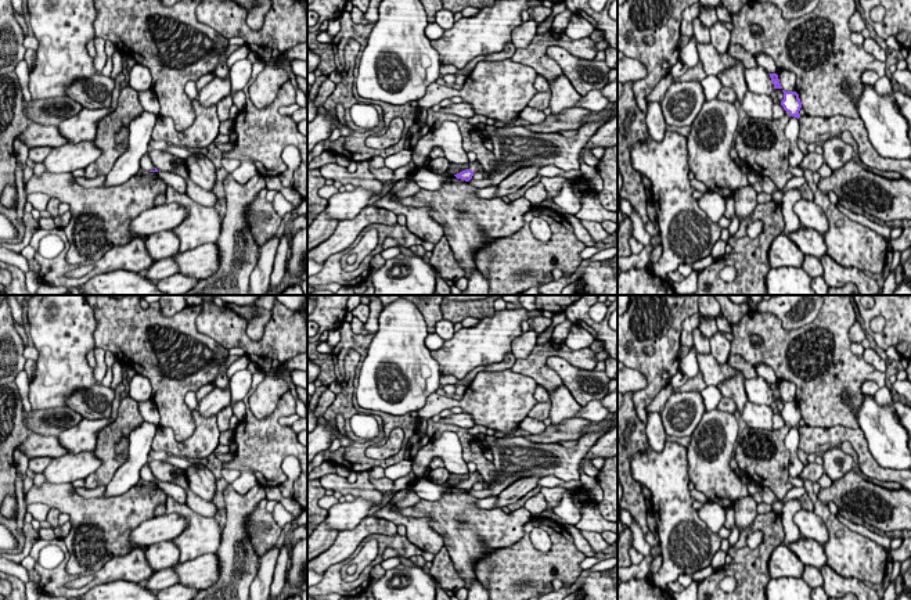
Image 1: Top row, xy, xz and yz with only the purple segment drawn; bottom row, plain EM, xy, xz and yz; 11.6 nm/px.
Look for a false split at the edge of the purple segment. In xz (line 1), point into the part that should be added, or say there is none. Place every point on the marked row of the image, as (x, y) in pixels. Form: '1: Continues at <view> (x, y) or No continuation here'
1: Continues at xz (474, 166)

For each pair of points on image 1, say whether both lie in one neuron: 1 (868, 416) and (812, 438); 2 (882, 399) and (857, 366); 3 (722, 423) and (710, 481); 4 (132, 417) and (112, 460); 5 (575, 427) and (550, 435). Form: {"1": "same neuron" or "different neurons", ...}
{"1": "different neurons", "2": "different neurons", "3": "same neuron", "4": "same neuron", "5": "same neuron"}

